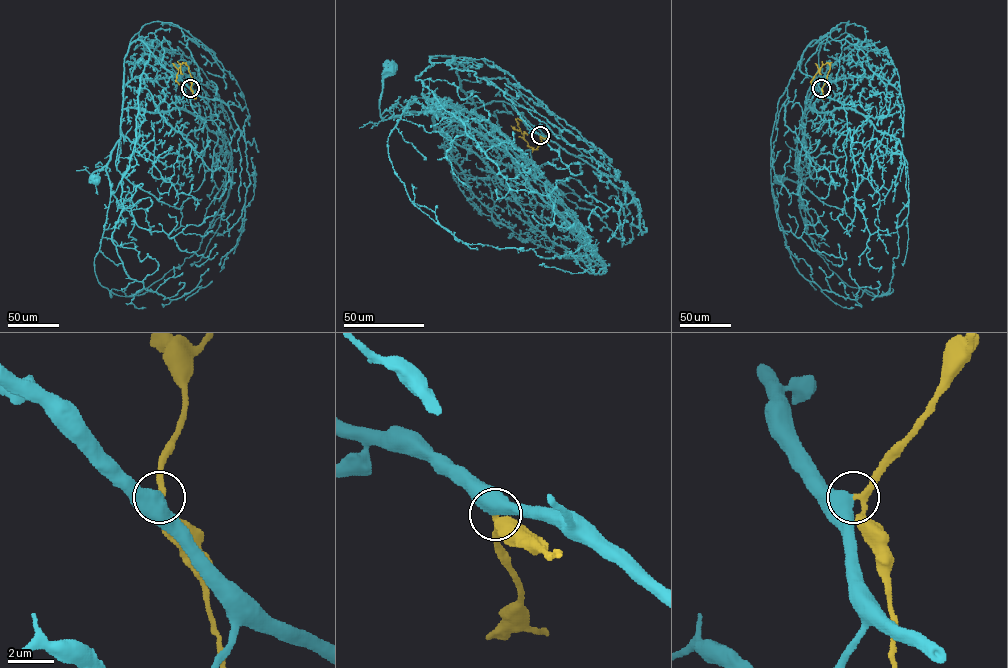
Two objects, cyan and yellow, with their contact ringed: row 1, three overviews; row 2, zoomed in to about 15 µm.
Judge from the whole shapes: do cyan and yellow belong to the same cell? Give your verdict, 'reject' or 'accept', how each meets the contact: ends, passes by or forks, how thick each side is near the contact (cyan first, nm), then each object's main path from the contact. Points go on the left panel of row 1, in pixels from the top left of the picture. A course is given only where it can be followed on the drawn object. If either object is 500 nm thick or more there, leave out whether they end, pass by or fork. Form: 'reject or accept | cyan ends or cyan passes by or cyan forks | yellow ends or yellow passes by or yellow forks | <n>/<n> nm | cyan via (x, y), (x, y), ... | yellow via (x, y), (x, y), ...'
accept | 800/240 nm | cyan via (190, 88), (161, 64), (141, 41), (133, 41), (124, 58), (121, 138), (110, 160), (89, 181), (94, 179) | yellow via (190, 88), (192, 77), (183, 62), (176, 74), (179, 85)

